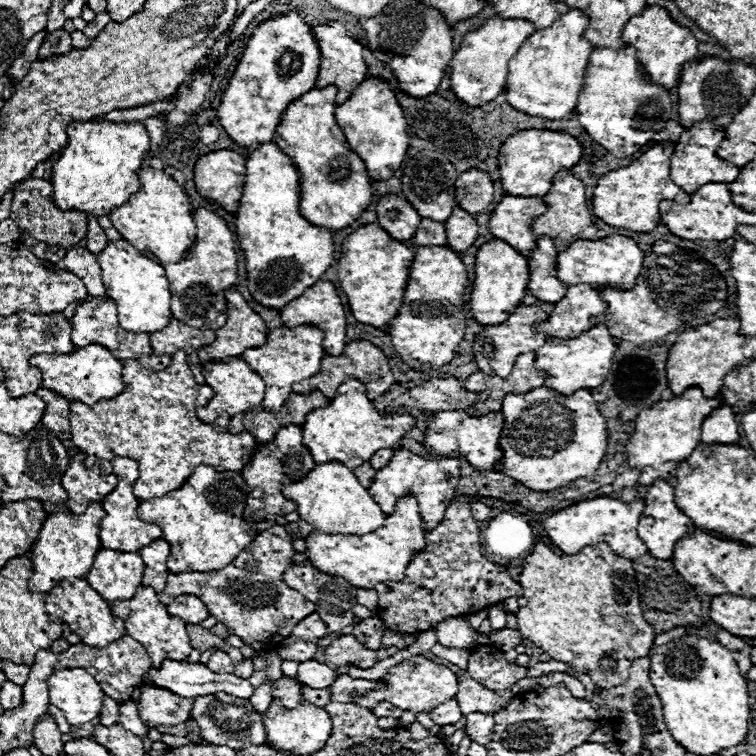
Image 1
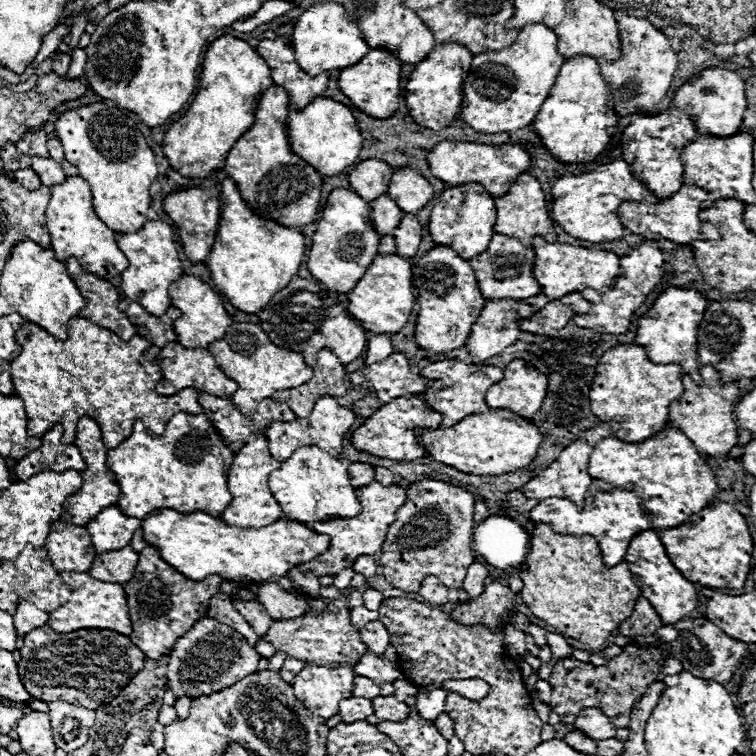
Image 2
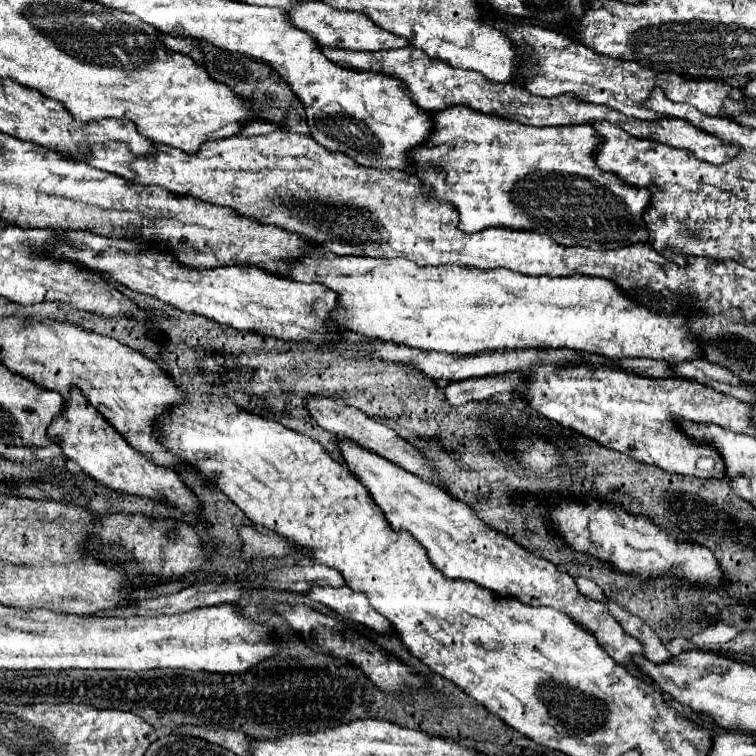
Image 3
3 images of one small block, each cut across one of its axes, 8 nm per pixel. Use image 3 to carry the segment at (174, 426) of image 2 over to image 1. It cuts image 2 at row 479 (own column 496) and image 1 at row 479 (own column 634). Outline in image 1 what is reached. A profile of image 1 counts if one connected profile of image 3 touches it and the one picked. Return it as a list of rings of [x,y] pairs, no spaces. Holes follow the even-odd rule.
[[[198,466],[182,488],[162,498],[142,500],[138,512],[140,520],[162,528],[162,538],[170,544],[170,572],[212,572],[230,564],[258,536],[242,518],[246,496],[248,484],[240,472],[216,472],[210,466]]]

